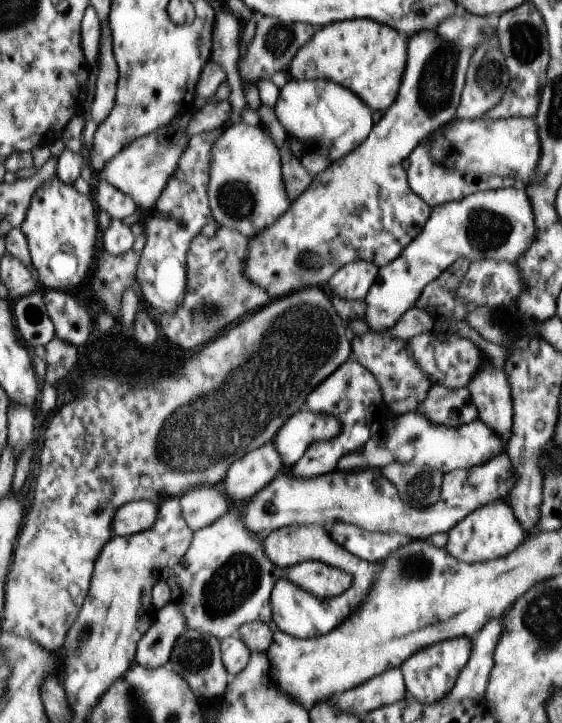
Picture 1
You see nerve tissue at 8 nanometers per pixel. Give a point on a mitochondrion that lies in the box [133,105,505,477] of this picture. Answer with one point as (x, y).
(178, 446)

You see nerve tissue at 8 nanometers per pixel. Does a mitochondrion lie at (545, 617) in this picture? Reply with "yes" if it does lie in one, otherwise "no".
yes

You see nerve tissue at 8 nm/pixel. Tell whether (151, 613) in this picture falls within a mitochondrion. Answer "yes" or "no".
no

